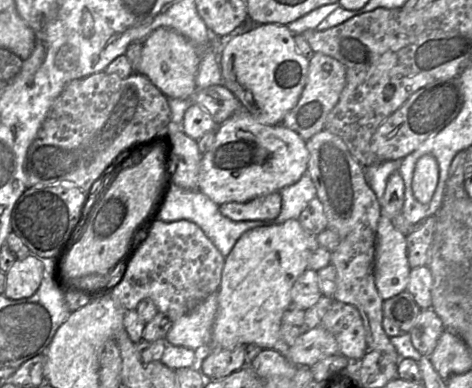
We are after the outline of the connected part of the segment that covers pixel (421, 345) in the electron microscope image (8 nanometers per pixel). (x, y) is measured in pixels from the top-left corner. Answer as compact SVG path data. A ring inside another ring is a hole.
M421 309L416 324L410 330L409 335L414 348L422 356L429 357L444 330L441 319L432 309Z

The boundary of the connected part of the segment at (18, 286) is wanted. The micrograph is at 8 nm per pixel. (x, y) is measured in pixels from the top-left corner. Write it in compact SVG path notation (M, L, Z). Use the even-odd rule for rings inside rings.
M31 254L24 259L17 259L6 273L4 296L12 300L33 296L44 278L44 265L40 257Z

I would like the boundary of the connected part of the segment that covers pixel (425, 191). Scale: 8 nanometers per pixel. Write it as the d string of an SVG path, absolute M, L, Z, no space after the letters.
M426 154L418 159L412 179L415 198L428 205L434 195L439 179L439 165L436 158Z

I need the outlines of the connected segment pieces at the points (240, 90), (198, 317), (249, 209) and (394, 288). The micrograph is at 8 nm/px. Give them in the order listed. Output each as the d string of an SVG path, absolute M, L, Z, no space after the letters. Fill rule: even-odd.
M263 24L256 25L247 32L234 32L229 38L220 39L225 39L219 57L223 85L260 123L281 125L287 113L298 103L308 78L309 61L298 51L294 34L287 25Z
M213 292L191 312L174 321L165 338L173 346L194 350L198 362L207 356L217 313L217 296L218 292Z
M275 192L244 203L228 202L220 205L219 210L233 221L272 220L281 211L281 196Z
M381 215L376 232L374 279L383 300L406 291L410 270L406 236L394 227L391 219Z

